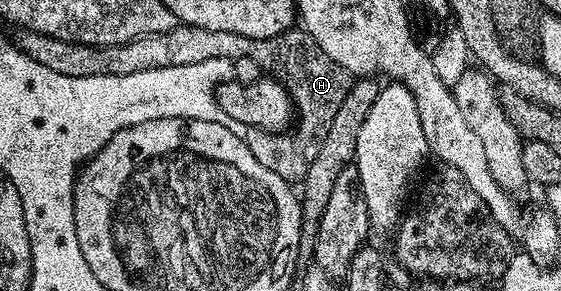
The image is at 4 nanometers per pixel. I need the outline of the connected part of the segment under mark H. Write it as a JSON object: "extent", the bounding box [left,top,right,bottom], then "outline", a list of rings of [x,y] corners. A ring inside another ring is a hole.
{"extent":[18,24,354,184],"outline":[[[178,24],[164,34],[147,34],[120,45],[80,45],[77,42],[62,41],[33,30],[21,31],[18,45],[35,62],[51,68],[64,76],[128,76],[151,68],[174,68],[182,64],[202,64],[202,60],[219,58],[249,58],[260,65],[269,78],[275,78],[288,90],[292,105],[298,117],[287,132],[264,132],[259,135],[261,146],[255,147],[258,164],[270,168],[290,184],[299,183],[306,176],[326,132],[330,120],[338,112],[342,100],[346,100],[354,78],[344,70],[303,28],[293,28],[266,40],[254,40],[250,36],[238,36],[238,32],[210,32],[206,28],[194,28]]]}

